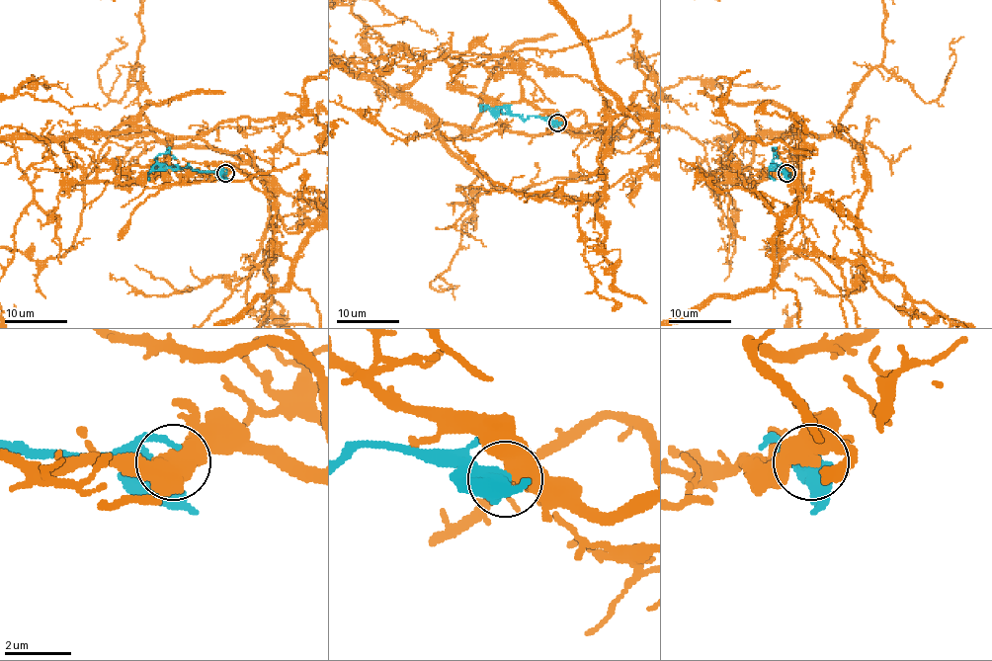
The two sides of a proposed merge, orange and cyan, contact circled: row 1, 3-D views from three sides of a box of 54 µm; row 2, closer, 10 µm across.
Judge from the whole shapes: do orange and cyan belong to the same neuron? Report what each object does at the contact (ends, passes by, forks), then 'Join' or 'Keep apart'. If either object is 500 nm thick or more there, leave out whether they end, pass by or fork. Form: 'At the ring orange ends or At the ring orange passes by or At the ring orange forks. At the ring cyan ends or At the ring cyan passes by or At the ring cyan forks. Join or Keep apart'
Keep apart

